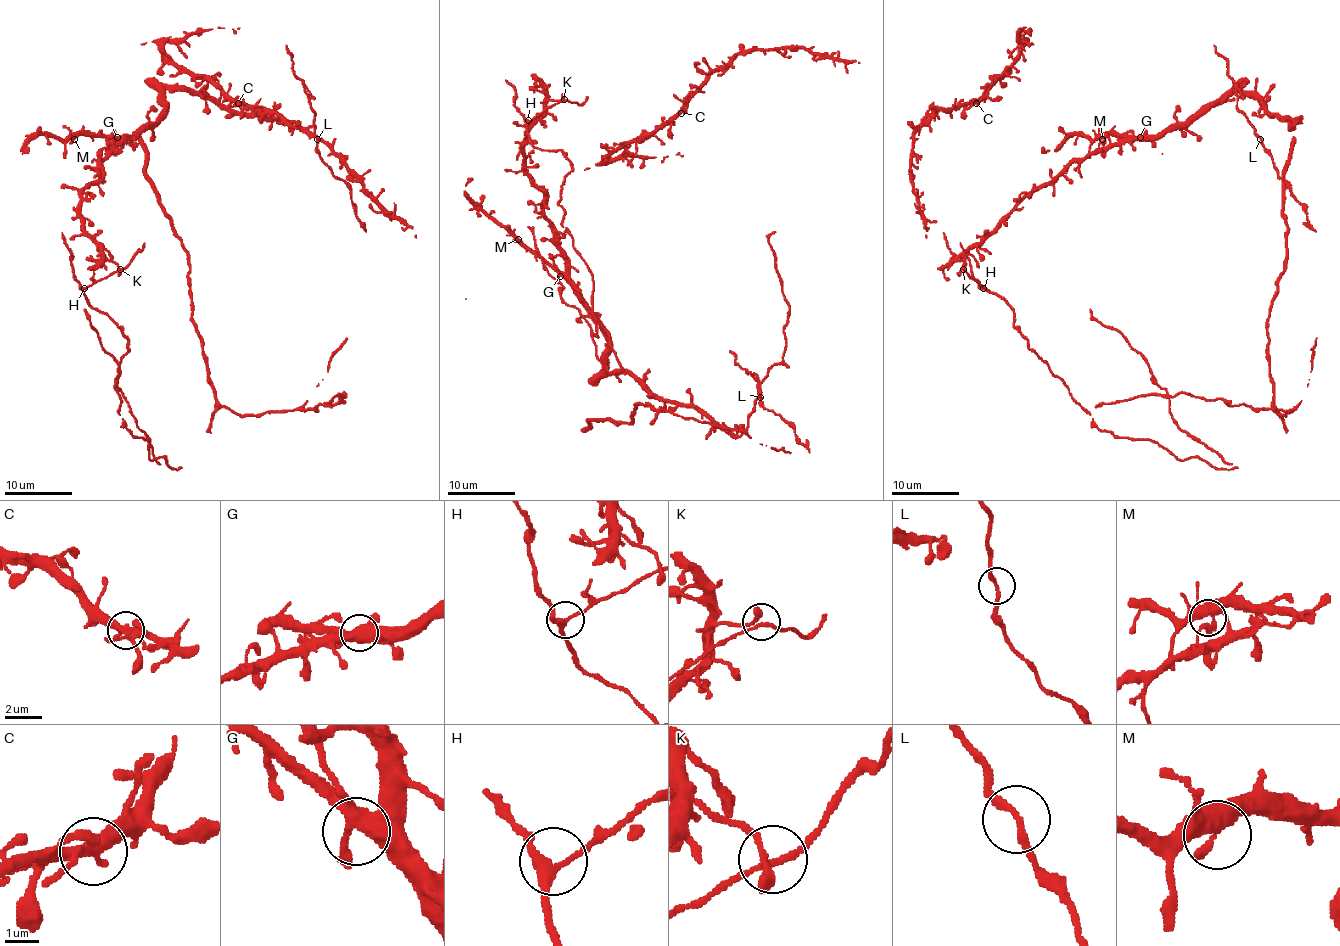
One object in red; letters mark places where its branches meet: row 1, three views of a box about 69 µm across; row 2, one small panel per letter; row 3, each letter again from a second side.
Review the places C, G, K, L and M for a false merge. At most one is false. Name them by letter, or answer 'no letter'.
no letter

